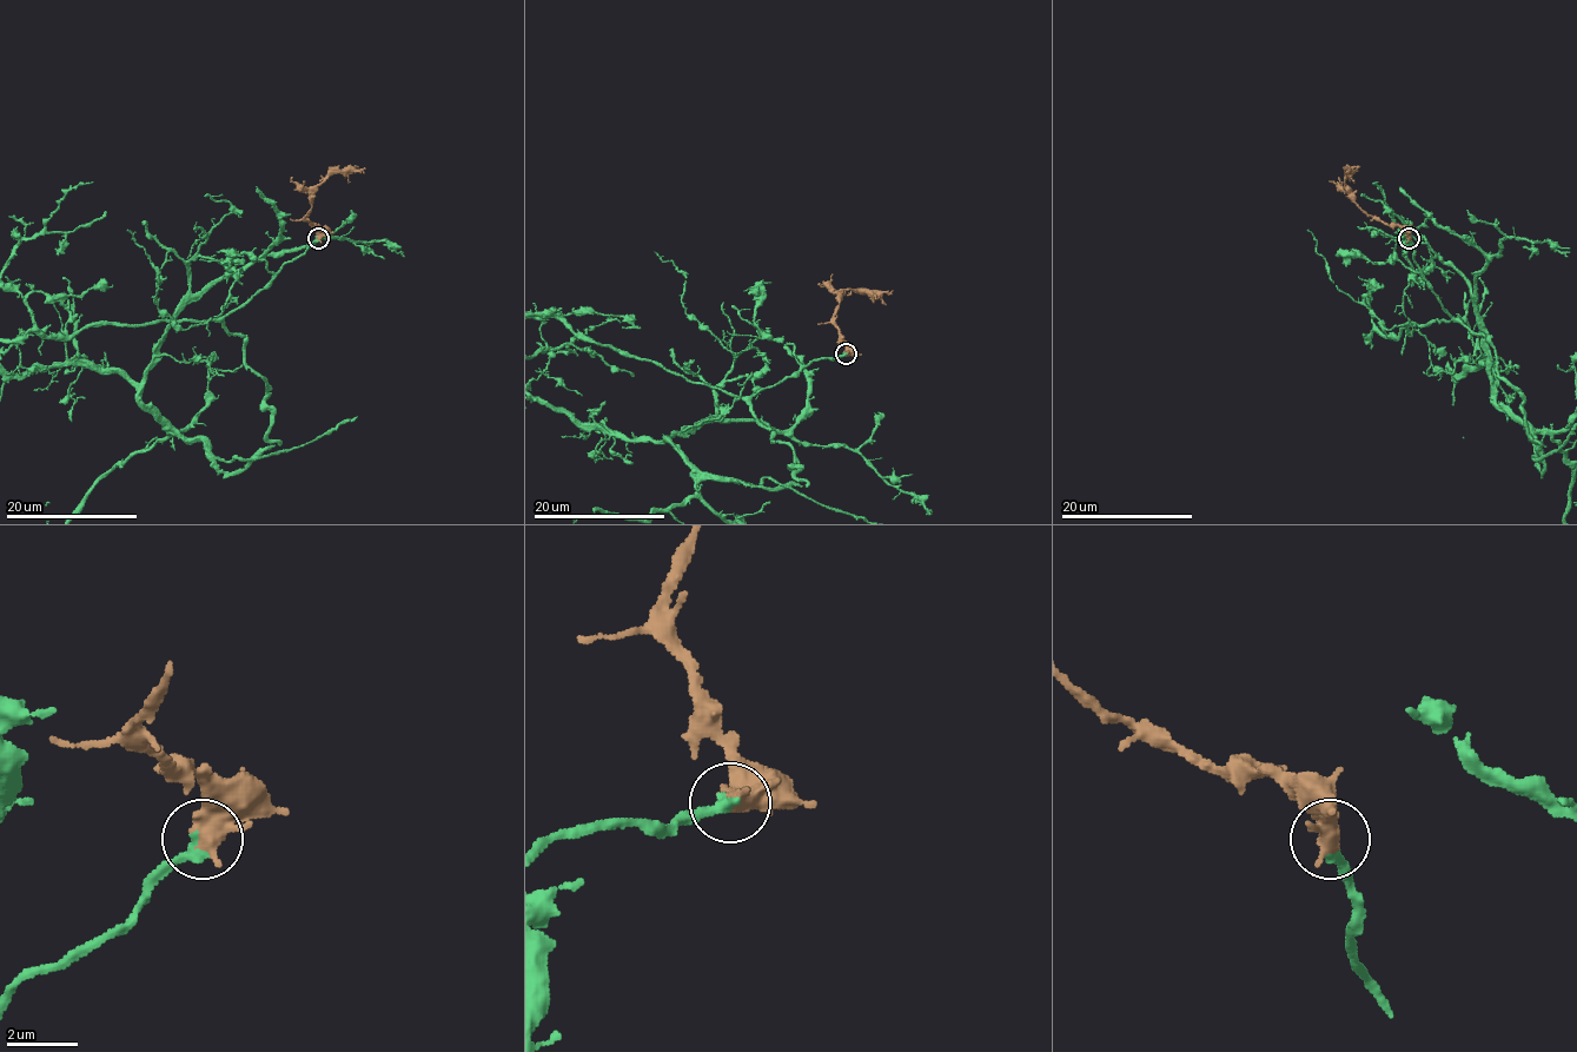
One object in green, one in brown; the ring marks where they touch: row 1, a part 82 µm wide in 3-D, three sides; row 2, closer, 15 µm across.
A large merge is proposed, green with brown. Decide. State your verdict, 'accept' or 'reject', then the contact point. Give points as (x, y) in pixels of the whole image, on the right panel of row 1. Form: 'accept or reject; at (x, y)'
accept; at (1409, 238)

